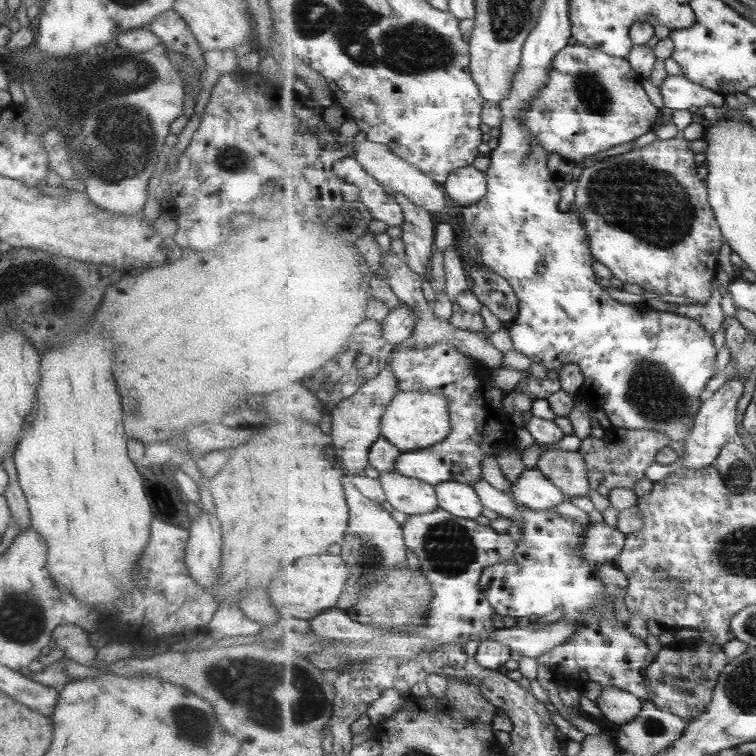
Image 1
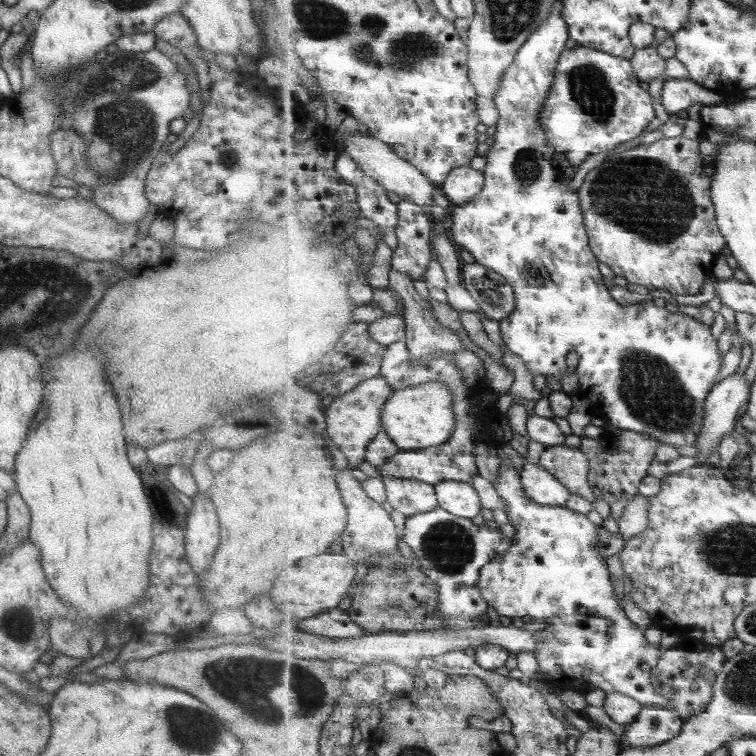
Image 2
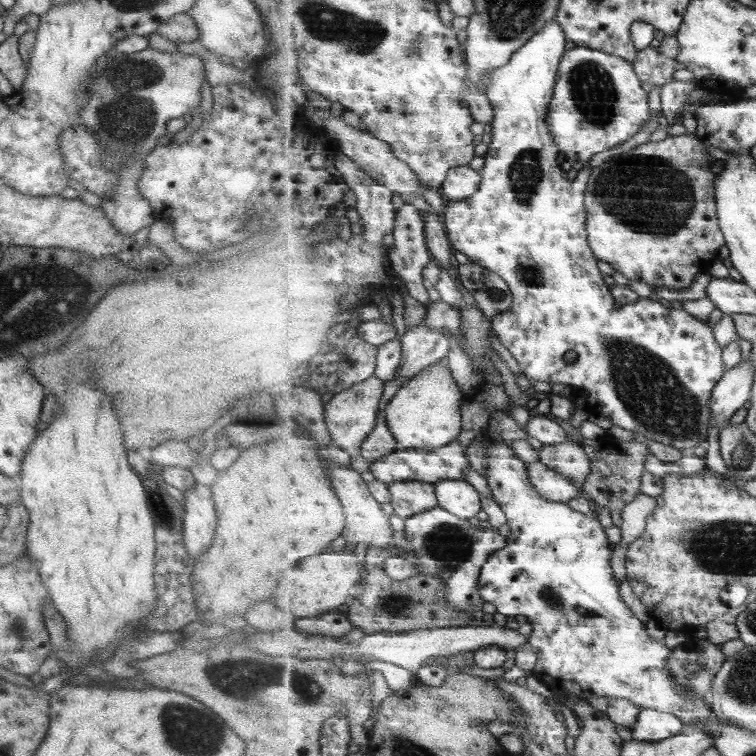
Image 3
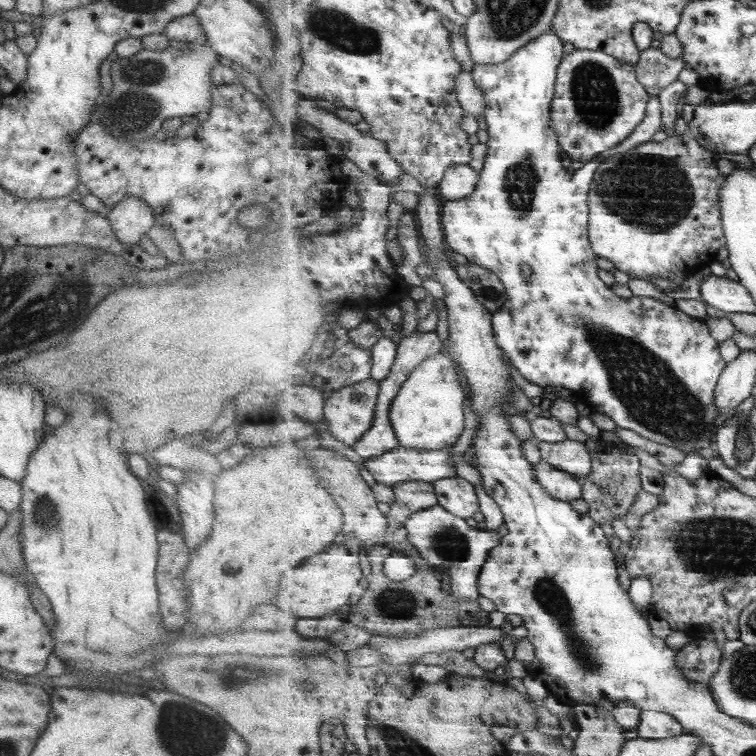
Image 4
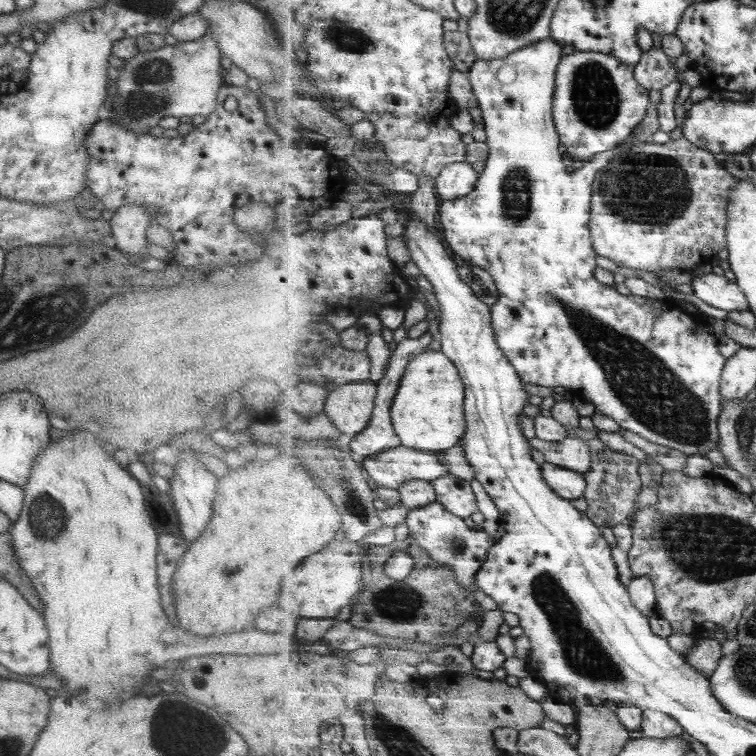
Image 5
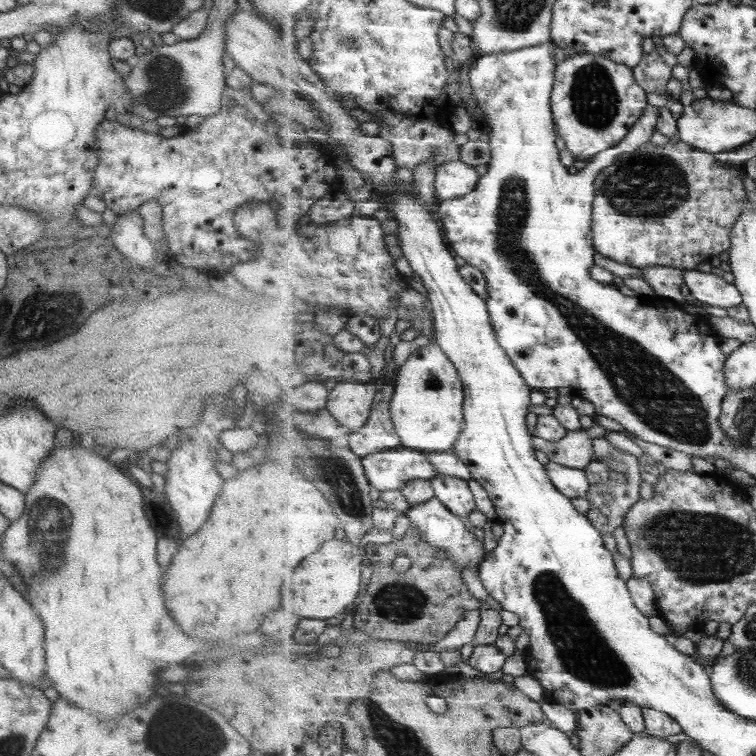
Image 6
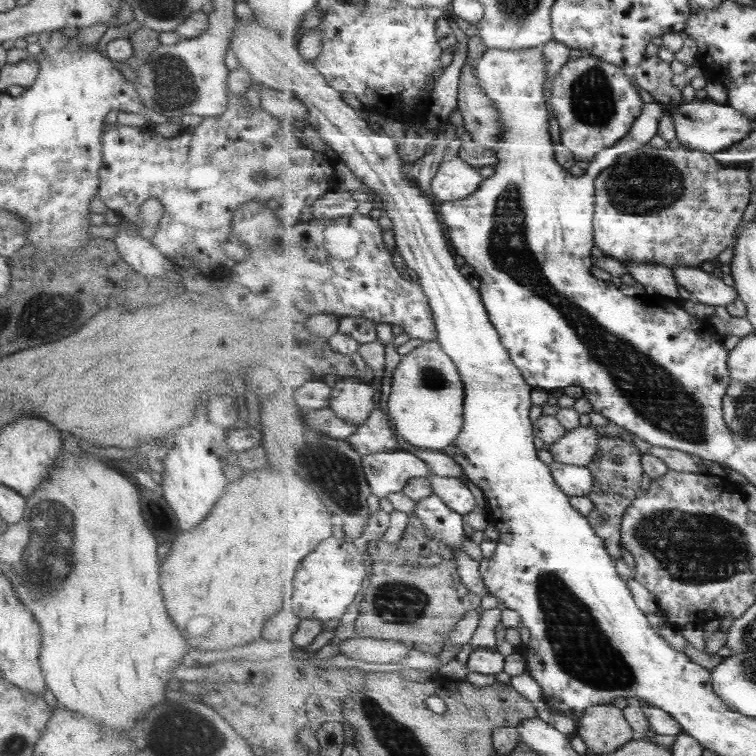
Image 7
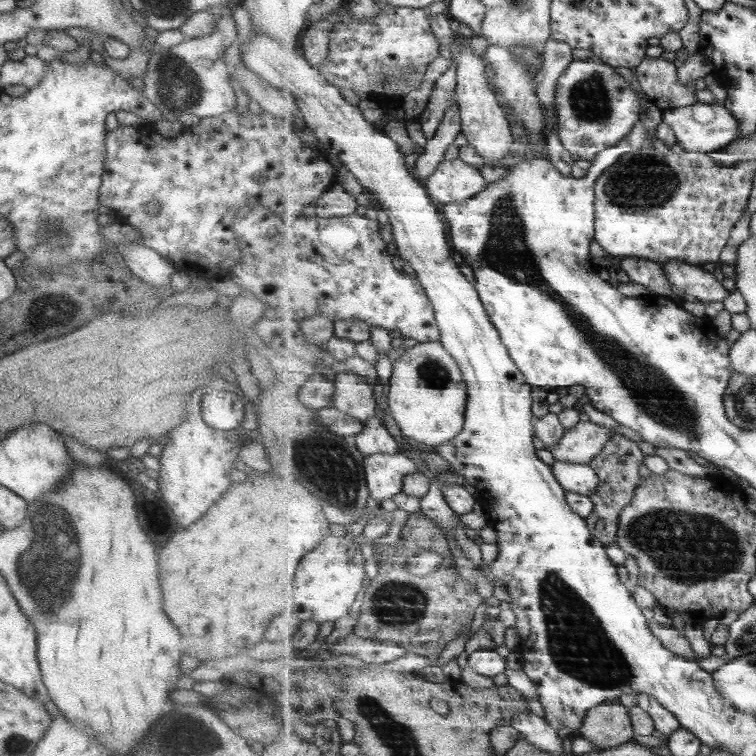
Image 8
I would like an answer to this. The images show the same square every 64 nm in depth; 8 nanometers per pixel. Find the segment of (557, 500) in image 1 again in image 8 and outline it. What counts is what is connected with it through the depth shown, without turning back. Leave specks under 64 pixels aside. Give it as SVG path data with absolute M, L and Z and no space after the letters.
M556 461L552 469L566 491L579 493L583 496L591 496L599 488L599 475L590 463L575 464Z

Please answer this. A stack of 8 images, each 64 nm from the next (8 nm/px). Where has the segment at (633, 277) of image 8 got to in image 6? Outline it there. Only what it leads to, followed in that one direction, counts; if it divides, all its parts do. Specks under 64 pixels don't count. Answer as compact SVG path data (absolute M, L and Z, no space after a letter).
M650 266L640 268L642 278L654 290L654 294L665 299L673 299L679 304L692 301L690 295L681 293L681 286L684 284L683 269L666 267L666 266Z

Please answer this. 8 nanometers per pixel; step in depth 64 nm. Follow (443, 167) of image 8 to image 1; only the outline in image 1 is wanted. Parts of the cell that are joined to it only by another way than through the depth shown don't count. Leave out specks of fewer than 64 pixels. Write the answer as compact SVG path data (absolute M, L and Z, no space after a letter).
M469 166L459 168L444 184L446 193L457 207L468 207L479 202L489 188L487 172Z

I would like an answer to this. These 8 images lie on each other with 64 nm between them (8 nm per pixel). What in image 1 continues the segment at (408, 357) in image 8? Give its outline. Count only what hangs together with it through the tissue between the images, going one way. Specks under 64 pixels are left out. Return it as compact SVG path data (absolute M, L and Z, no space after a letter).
M399 391L382 420L382 436L403 453L411 453L443 442L452 431L447 396L435 391Z

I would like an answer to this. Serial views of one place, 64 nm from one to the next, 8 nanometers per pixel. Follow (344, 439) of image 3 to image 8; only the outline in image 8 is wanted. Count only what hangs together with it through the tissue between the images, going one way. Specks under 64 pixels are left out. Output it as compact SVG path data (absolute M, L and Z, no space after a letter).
M339 373L335 376L334 406L363 422L380 414L375 392L366 379L355 373Z

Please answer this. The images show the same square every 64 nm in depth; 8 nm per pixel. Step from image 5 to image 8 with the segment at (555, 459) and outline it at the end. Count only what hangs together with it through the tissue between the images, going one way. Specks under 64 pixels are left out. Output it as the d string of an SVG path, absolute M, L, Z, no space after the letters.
M591 421L580 422L566 431L559 446L551 449L551 452L557 461L587 464L603 452L613 435L611 428L607 426Z

